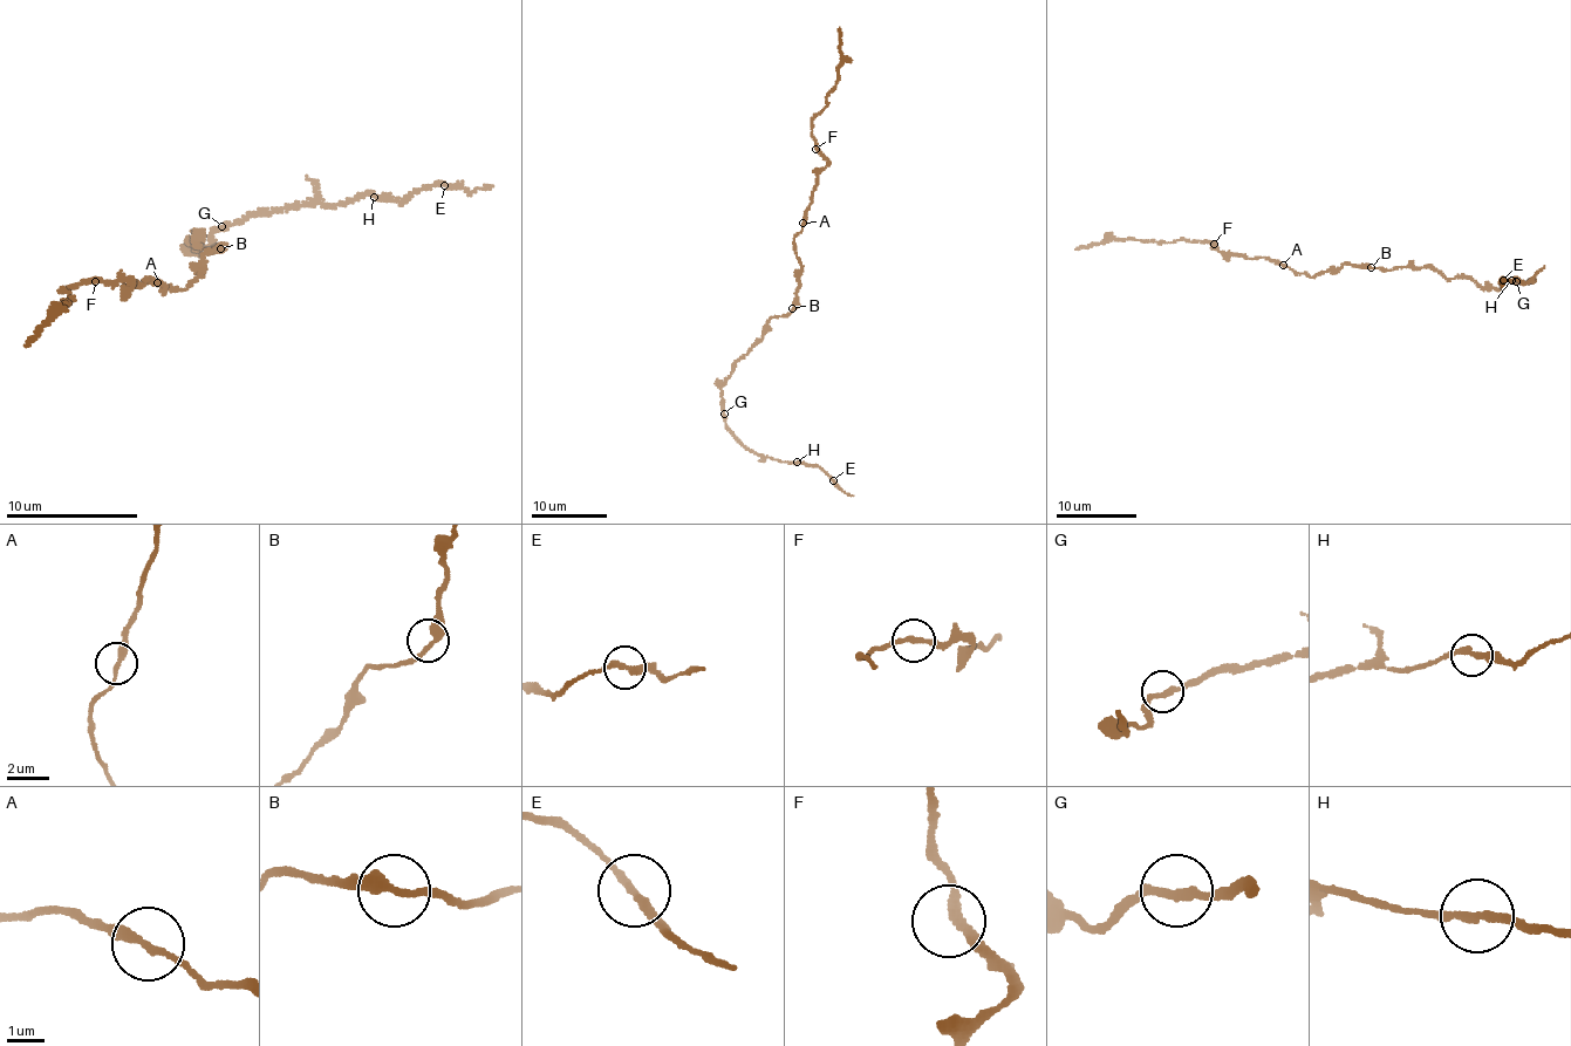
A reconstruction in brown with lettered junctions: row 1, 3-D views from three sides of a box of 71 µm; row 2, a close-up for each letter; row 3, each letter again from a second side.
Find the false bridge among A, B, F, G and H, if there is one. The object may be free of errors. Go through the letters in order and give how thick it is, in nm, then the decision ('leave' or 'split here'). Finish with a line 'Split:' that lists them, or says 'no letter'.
A: calibre 240 nm; leave
B: calibre 320 nm; leave
F: calibre 240 nm; leave
G: calibre 220 nm; leave
H: calibre 220 nm; leave
Split: no letter

